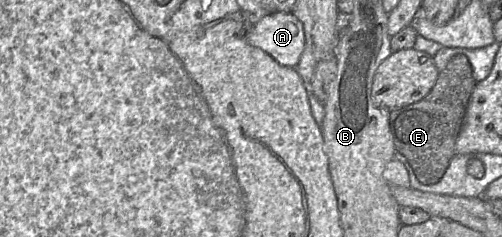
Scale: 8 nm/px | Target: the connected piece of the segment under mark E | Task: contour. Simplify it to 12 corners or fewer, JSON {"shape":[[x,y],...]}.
{"shape":[[452,57],[420,101],[390,110],[393,145],[435,185],[477,81]]}

